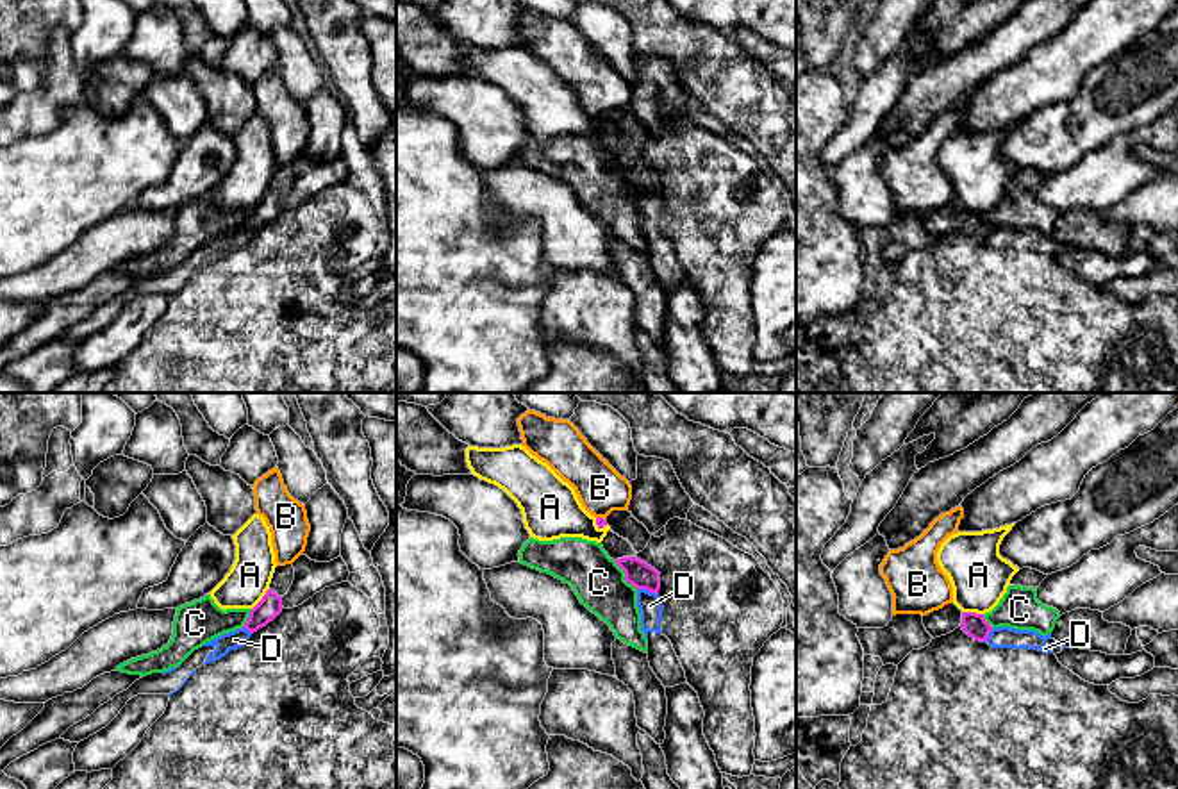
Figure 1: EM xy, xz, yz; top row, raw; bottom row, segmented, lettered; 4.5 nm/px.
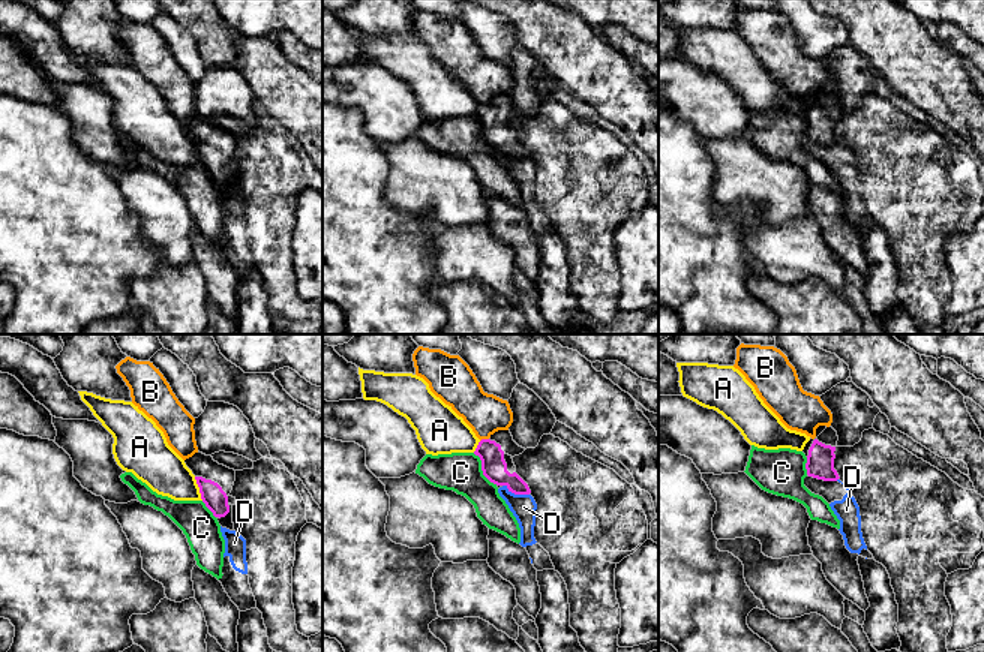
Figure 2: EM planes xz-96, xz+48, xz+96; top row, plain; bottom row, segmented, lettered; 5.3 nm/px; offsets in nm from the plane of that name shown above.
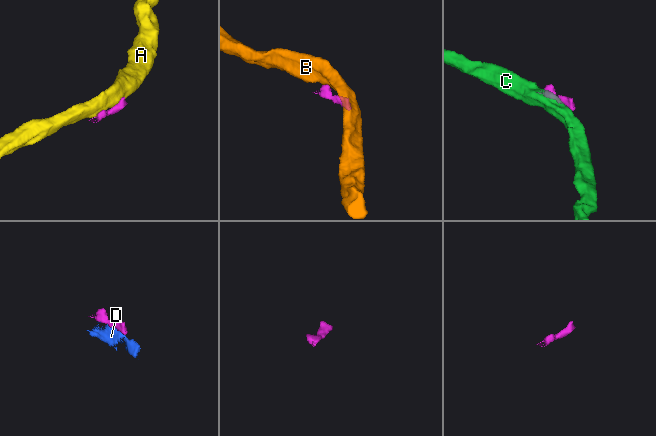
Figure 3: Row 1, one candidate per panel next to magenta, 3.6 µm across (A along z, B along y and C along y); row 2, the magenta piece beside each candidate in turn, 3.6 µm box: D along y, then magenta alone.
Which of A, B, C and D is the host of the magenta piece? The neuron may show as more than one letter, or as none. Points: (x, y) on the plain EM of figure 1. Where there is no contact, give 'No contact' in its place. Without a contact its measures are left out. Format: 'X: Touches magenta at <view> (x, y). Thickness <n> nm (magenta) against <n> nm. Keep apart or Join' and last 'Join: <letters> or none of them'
A: Touches magenta at xy (263, 199). Thickness 100 nm (magenta) against 190 nm. Keep apart
B: Touches magenta at xz (600, 118). Thickness 50 nm (magenta) against 220 nm. Keep apart
C: Touches magenta at xz (625, 177). Thickness 120 nm (magenta) against 240 nm. Keep apart
D: Touches magenta at xz (647, 190). Thickness 120 nm (magenta) against 110 nm. Keep apart
Join: none of them

